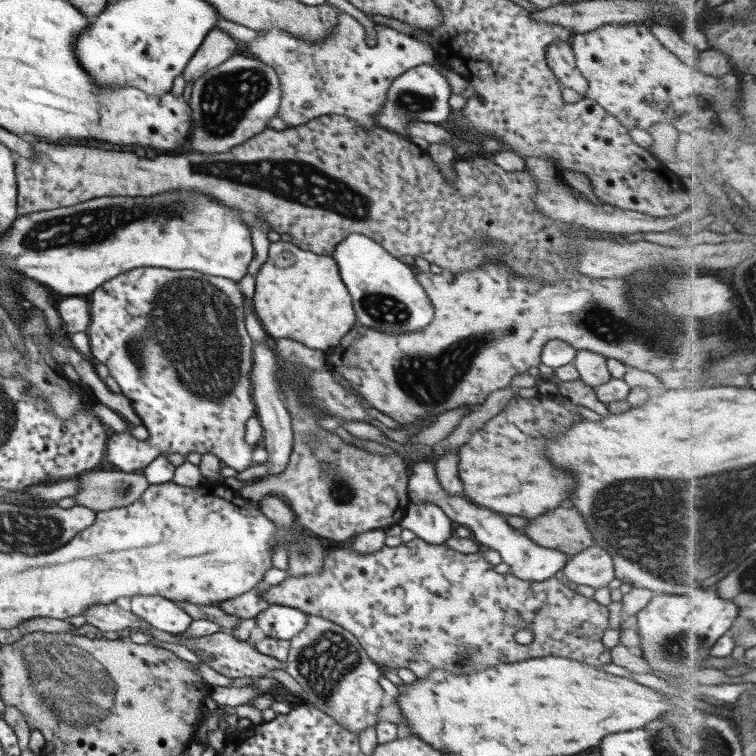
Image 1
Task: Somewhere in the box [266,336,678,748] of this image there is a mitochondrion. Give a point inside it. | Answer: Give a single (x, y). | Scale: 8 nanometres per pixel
(323, 663)

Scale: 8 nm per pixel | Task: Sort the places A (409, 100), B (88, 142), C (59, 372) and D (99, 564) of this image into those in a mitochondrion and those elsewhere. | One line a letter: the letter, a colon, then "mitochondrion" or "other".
A: mitochondrion
B: other
C: other
D: other

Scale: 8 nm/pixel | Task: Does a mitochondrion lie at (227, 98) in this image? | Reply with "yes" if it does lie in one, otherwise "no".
yes

